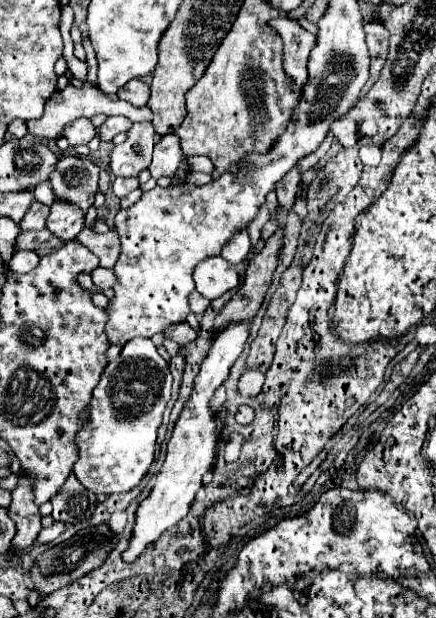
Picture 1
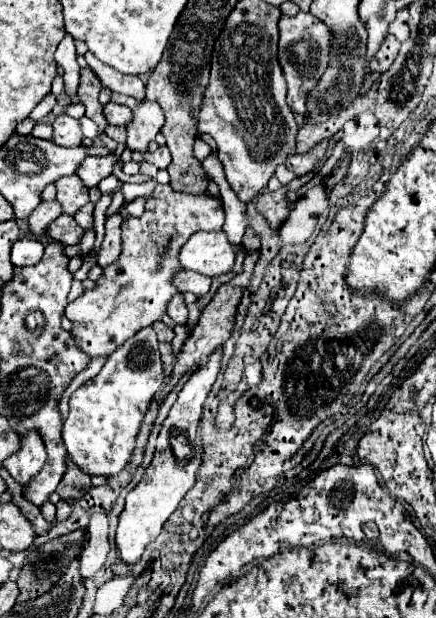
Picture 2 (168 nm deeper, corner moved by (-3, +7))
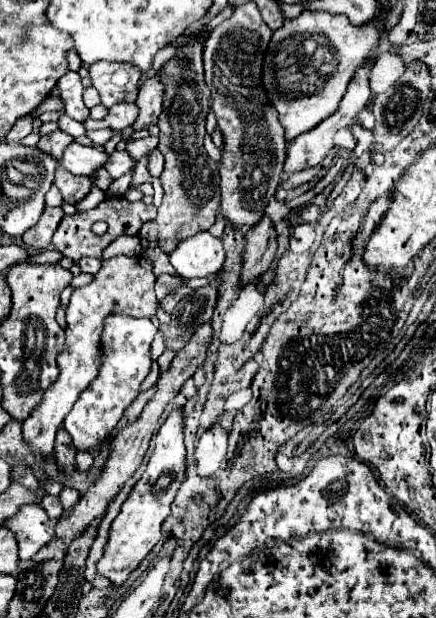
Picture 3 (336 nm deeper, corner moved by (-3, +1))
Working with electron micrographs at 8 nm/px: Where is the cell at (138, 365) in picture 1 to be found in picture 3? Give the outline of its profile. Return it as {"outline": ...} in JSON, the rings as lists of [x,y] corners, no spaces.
{"outline":[[[124,314],[106,316],[102,338],[100,338],[100,366],[98,376],[90,386],[78,396],[74,408],[64,418],[64,428],[70,432],[76,450],[90,450],[98,446],[118,424],[124,408],[140,394],[140,384],[152,368],[150,344],[158,328],[150,318],[134,318]]]}

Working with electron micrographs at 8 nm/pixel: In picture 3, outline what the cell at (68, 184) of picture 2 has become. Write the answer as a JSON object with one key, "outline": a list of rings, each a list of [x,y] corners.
{"outline":[[[58,168],[56,178],[54,178],[54,186],[62,192],[62,198],[66,202],[74,204],[90,192],[92,182],[88,176],[76,176],[76,174],[70,174],[70,172]]]}

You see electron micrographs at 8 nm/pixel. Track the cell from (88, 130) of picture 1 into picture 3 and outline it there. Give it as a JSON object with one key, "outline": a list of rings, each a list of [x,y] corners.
{"outline":[[[56,130],[56,132],[48,134],[48,136],[42,136],[36,146],[38,146],[44,154],[50,154],[52,158],[62,158],[66,146],[68,146],[72,140],[74,140],[74,138],[72,138],[70,134],[62,132],[62,130]]]}

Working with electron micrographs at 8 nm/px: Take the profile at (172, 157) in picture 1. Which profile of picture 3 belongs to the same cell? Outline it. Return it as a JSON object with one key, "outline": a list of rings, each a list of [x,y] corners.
{"outline":[[[154,150],[154,152],[150,154],[150,164],[148,164],[148,170],[150,170],[150,174],[152,174],[154,178],[158,178],[158,176],[162,174],[162,168],[164,168],[164,158],[162,158],[160,150]]]}

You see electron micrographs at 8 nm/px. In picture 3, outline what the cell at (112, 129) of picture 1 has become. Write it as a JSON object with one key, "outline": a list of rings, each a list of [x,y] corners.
{"outline":[[[122,102],[114,104],[108,110],[108,116],[104,120],[92,120],[88,118],[84,122],[86,130],[98,130],[98,128],[112,128],[112,130],[126,130],[136,122],[138,116],[138,106],[134,102]]]}

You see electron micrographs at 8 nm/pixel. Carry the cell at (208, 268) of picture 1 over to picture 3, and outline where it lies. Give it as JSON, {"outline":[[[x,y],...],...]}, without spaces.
{"outline":[[[198,232],[186,238],[170,254],[170,264],[182,278],[212,278],[224,264],[222,240],[210,232]]]}

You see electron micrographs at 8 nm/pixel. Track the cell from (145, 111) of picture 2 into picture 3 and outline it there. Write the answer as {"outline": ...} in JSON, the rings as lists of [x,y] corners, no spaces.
{"outline":[[[156,72],[154,76],[150,76],[140,86],[140,94],[138,94],[138,100],[136,100],[140,114],[136,118],[134,130],[142,130],[150,122],[158,122],[158,116],[162,112],[162,94],[164,94],[164,86],[162,86],[162,80],[158,78],[158,74],[162,74],[162,72]]]}

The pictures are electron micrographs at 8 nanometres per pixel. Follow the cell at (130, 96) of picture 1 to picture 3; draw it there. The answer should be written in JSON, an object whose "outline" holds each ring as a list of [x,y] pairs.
{"outline":[[[96,62],[90,66],[90,78],[92,78],[92,86],[98,90],[100,100],[106,108],[110,108],[118,102],[134,102],[138,96],[140,70],[136,66],[126,66],[120,62]]]}

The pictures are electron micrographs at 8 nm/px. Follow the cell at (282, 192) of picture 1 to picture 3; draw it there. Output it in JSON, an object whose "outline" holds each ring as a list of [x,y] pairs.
{"outline":[[[262,218],[254,228],[246,232],[246,248],[242,252],[242,270],[240,270],[240,288],[248,286],[254,280],[260,280],[262,274],[270,268],[276,254],[276,232],[268,218]]]}

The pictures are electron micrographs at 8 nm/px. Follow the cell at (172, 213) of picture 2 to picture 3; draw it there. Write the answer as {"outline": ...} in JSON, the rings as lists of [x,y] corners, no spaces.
{"outline":[[[118,256],[110,260],[102,260],[102,268],[94,274],[94,280],[82,288],[74,288],[70,306],[66,310],[66,344],[58,354],[60,376],[46,390],[42,402],[30,412],[30,418],[22,424],[24,440],[36,454],[52,454],[54,436],[70,408],[74,406],[80,392],[96,378],[98,374],[98,356],[100,356],[100,334],[102,322],[108,314],[128,314],[128,316],[146,316],[152,318],[156,314],[156,294],[154,294],[156,276],[152,274],[152,264],[142,256]]]}

